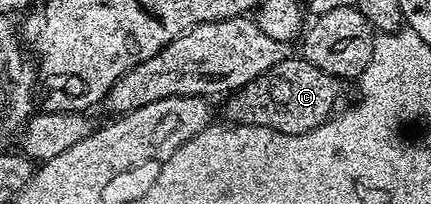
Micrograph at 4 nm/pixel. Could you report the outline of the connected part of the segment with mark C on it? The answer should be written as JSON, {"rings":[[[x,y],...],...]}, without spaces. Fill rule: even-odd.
{"rings":[[[290,56],[279,60],[263,76],[255,76],[246,86],[232,91],[224,99],[225,114],[229,117],[226,119],[238,126],[262,126],[280,134],[306,134],[334,117],[341,86],[342,79],[320,71],[302,56]]]}

